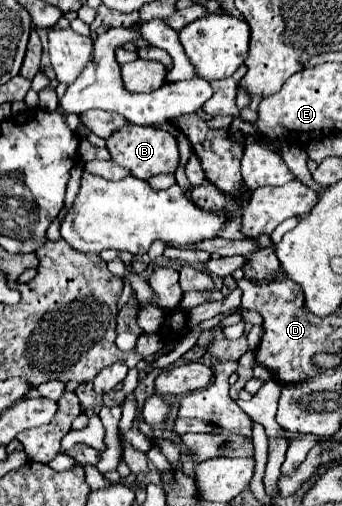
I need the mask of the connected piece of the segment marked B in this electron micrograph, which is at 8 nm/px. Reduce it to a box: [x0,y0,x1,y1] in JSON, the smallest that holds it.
[106,125,178,181]

